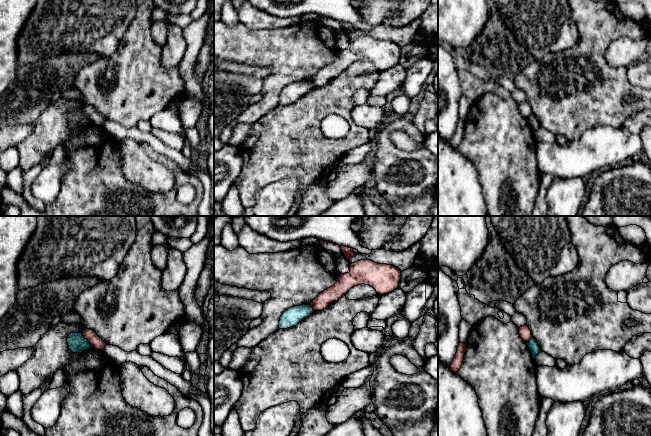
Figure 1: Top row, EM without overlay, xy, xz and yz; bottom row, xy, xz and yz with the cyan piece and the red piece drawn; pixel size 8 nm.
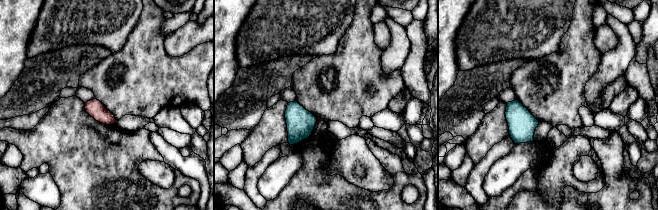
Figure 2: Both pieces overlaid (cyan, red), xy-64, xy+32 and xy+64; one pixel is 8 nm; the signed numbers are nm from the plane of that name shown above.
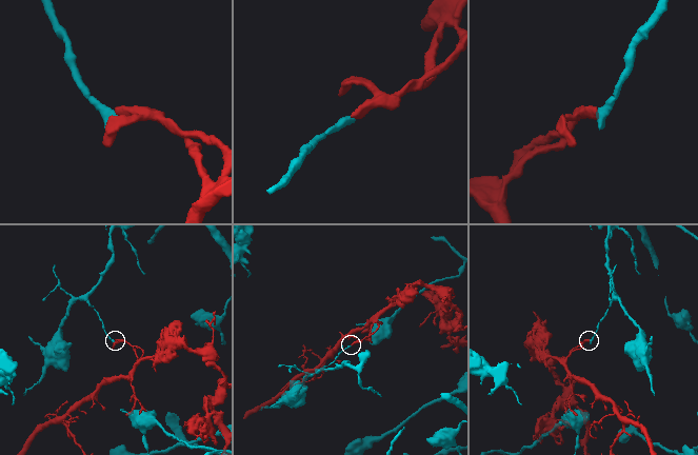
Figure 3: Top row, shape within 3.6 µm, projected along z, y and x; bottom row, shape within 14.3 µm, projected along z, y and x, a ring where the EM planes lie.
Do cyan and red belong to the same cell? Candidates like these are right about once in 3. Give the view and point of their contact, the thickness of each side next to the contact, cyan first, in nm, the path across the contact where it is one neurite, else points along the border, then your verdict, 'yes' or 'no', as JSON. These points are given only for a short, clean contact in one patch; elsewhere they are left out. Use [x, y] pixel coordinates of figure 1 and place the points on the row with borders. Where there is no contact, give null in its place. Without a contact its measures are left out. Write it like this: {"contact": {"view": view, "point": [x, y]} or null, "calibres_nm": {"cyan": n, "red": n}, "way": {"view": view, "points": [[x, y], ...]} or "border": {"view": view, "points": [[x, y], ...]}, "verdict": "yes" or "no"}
{"contact": {"view": "xy", "point": [86, 339]}, "calibres_nm": {"cyan": 150, "red": 100}, "border": {"view": "xy", "points": [[80, 332], [92, 346]]}, "verdict": "no"}

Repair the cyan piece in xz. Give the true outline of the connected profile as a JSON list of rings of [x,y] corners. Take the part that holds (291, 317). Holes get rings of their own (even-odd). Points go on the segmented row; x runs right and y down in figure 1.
[[[299,305],[287,309],[280,317],[279,329],[287,329],[296,326],[304,318],[314,312],[310,305]]]

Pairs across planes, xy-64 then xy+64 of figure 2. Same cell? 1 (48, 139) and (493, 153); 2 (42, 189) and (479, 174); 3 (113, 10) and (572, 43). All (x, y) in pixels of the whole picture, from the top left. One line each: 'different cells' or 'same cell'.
1: different cells
2: different cells
3: different cells

